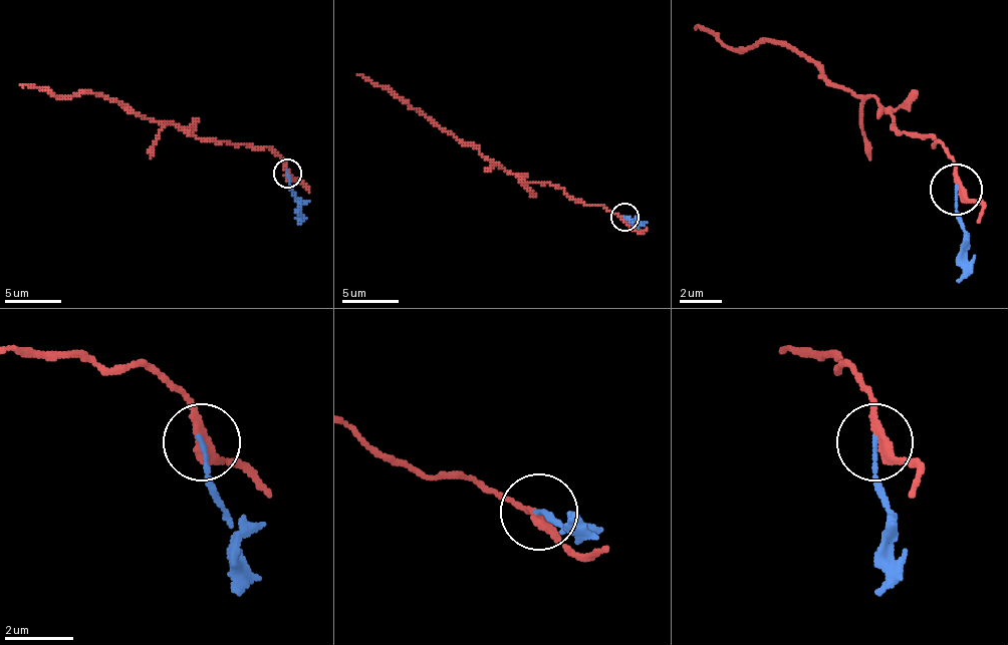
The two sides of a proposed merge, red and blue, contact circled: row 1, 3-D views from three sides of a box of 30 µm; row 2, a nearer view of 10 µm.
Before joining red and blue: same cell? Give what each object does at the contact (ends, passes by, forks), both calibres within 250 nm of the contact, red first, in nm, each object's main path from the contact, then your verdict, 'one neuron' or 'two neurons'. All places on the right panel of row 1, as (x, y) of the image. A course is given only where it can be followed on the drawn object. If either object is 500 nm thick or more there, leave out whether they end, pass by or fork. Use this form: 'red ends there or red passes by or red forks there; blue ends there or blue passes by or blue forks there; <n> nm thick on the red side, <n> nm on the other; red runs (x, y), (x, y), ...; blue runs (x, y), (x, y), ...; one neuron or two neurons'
red passes by; blue ends there; 280 nm thick on the red side, 110 nm on the other; red runs (960, 188), (939, 141), (892, 125), (876, 99), (840, 89), (782, 42), (731, 47), (715, 32), (694, 26); blue runs (955, 188), (965, 245), (965, 271), (955, 282); two neurons

